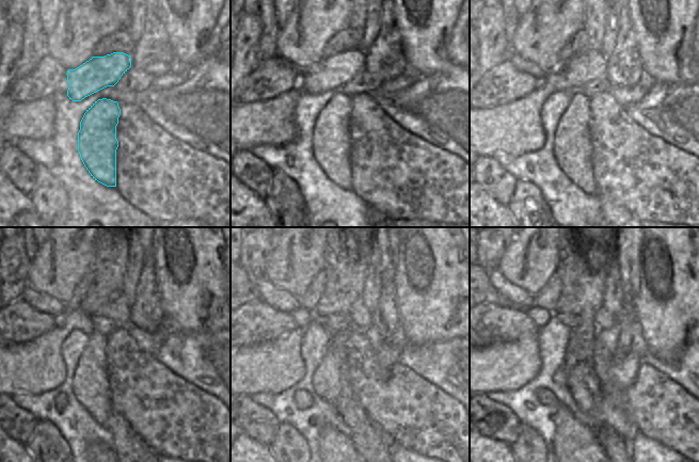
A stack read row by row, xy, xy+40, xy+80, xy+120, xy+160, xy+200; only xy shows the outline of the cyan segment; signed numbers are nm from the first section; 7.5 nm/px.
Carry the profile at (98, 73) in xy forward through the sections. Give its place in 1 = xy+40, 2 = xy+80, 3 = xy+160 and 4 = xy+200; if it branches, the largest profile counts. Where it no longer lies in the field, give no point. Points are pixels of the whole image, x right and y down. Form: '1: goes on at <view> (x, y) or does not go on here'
1: goes on at xy+40 (334, 72)
2: goes on at xy+80 (591, 65)
3: goes on at xy+160 (360, 315)
4: goes on at xy+200 (603, 316)

